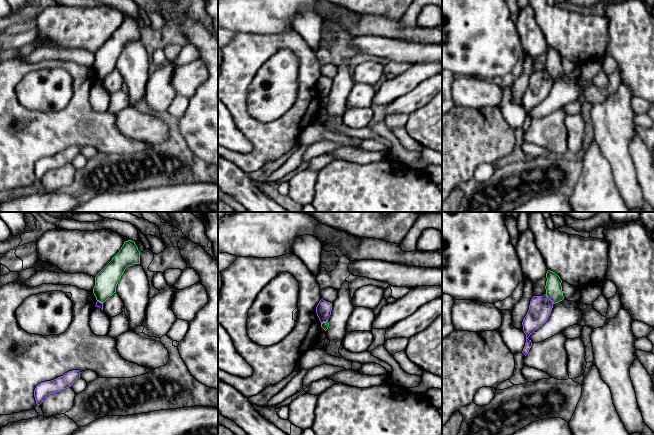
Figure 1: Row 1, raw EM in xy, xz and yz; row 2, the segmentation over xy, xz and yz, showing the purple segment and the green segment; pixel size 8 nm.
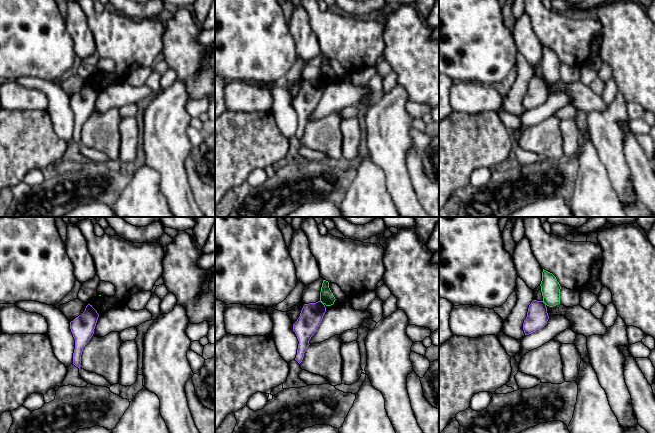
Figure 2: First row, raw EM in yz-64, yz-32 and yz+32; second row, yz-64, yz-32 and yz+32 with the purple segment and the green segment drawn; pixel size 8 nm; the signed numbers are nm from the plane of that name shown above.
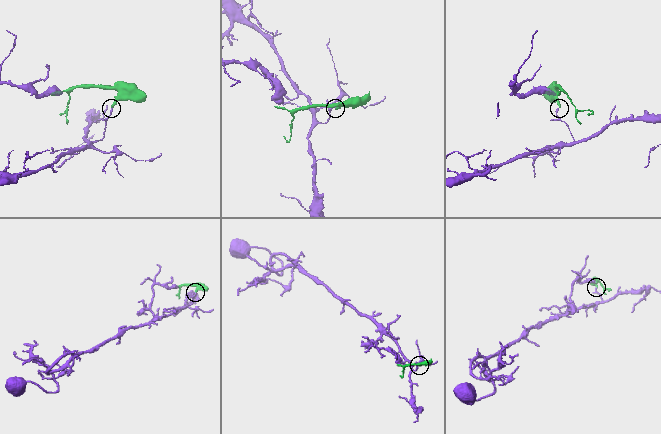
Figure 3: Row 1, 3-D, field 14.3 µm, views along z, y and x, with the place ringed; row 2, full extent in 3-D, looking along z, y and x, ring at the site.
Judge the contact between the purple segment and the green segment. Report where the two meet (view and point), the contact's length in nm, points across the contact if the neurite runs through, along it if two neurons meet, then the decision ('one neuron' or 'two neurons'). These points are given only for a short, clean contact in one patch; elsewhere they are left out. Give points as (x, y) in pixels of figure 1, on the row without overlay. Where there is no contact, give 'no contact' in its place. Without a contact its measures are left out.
yz (549, 75) | 100 nm | along yz (545, 70), (553, 79) | two neurons

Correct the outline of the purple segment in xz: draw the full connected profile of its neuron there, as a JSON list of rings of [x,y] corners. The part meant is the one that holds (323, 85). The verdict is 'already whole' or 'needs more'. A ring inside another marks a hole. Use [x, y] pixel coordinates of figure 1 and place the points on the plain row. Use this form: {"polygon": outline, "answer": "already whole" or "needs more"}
{"polygon": [[[321,75],[316,83],[316,89],[321,99],[328,97],[332,86],[332,79]]], "answer": "already whole"}

